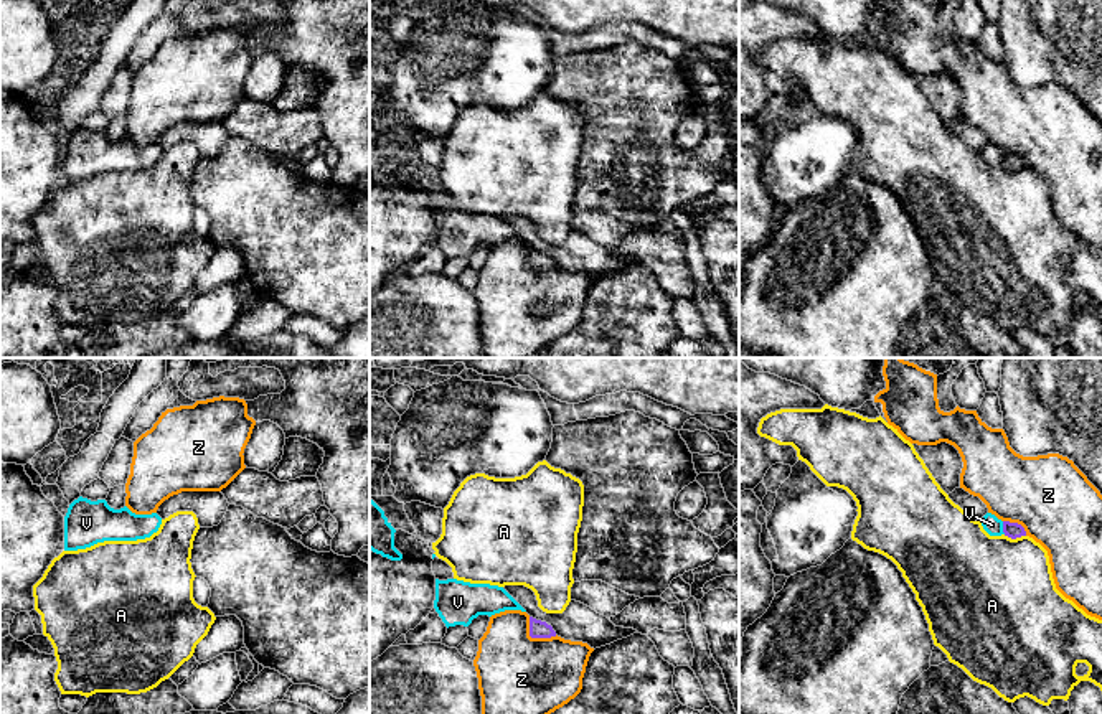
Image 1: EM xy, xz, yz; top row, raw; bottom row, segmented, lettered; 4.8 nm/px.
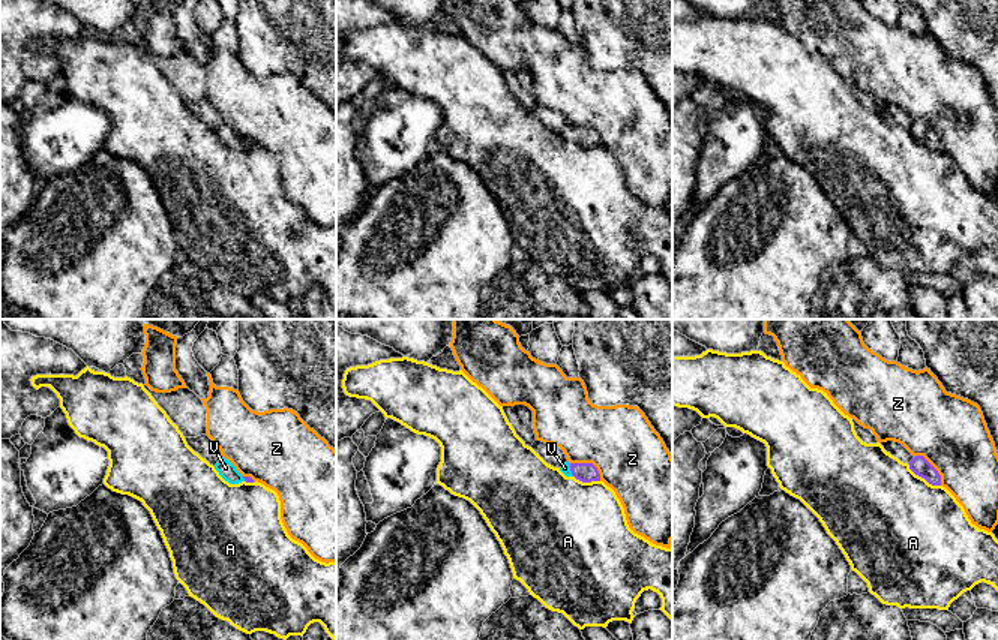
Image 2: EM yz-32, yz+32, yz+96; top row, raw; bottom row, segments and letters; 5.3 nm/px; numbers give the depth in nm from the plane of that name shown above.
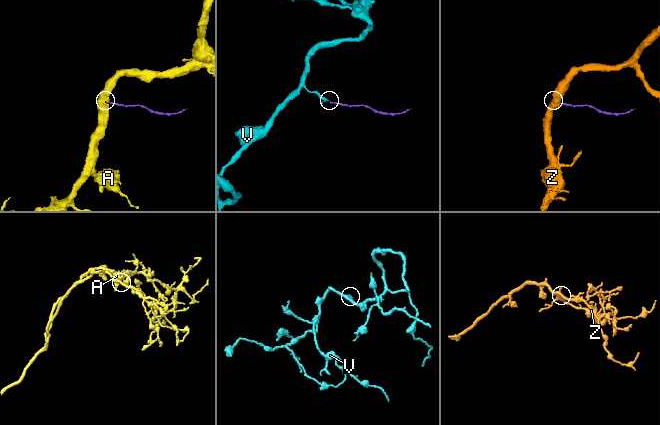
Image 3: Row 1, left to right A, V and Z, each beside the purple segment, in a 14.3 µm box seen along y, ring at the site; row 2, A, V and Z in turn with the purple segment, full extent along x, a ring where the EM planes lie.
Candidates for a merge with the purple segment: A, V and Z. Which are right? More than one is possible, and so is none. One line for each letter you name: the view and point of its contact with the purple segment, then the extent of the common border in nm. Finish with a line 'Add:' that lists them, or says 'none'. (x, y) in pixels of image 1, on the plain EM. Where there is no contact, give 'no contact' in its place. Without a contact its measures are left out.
V: meets purple in yz at (1003, 159); contact 70 nm long
Add: V

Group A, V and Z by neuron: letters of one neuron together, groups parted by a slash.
A / V / Z

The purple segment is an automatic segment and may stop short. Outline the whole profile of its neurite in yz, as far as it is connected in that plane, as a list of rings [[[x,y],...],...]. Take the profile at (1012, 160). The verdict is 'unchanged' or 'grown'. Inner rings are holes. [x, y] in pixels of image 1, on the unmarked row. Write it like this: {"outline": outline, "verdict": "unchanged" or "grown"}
{"outline": [[[987,143],[982,150],[980,150],[983,160],[990,165],[990,167],[1008,167],[1011,170],[1026,167],[1026,162],[1021,155],[1018,153],[1010,153],[1010,152],[1001,152],[998,150],[995,145]]], "verdict": "grown"}

